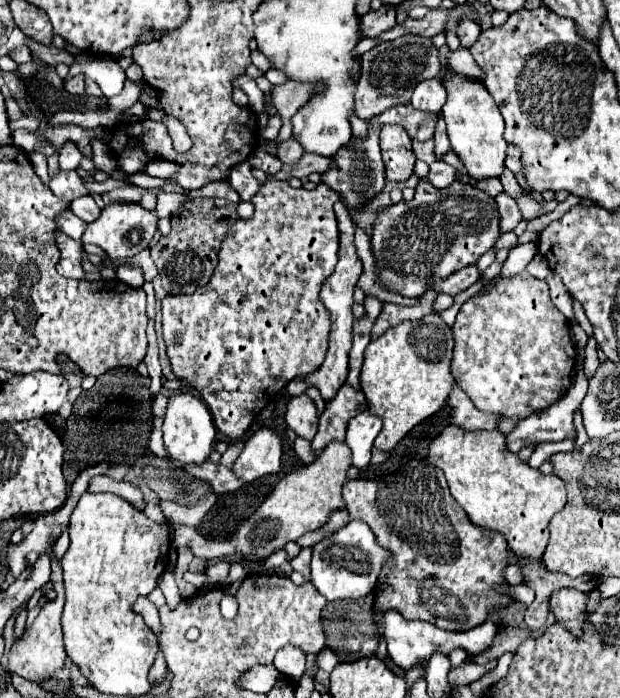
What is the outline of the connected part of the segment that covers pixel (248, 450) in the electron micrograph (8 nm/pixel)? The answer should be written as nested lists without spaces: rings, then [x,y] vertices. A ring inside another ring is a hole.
[[[260,427],[250,435],[232,469],[244,481],[254,481],[262,475],[278,473],[280,457],[282,457],[280,435],[270,427]]]

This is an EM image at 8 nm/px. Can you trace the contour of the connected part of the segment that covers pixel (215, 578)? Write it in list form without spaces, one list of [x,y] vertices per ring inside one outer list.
[[[228,559],[218,561],[218,563],[212,563],[212,565],[206,569],[206,575],[208,575],[210,583],[216,585],[216,587],[220,587],[220,585],[224,583],[224,579],[228,577],[228,571],[230,571],[230,565],[232,565],[232,563],[234,563],[234,561],[228,561]]]

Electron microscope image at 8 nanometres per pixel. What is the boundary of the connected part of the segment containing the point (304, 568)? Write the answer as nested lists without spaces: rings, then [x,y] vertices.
[[[306,547],[290,561],[294,571],[300,571],[304,575],[304,579],[308,579],[308,575],[310,575],[310,557],[312,557],[312,547]]]

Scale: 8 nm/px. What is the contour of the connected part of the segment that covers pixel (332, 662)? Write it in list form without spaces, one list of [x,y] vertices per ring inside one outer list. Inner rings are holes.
[[[322,649],[322,651],[316,655],[316,663],[318,663],[320,669],[324,669],[326,673],[330,673],[330,671],[340,663],[340,659],[338,659],[330,649]]]

